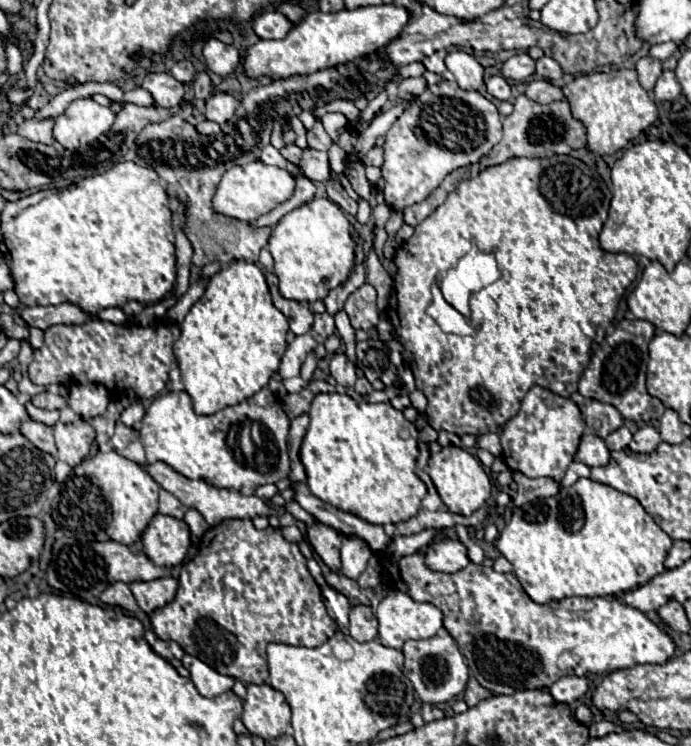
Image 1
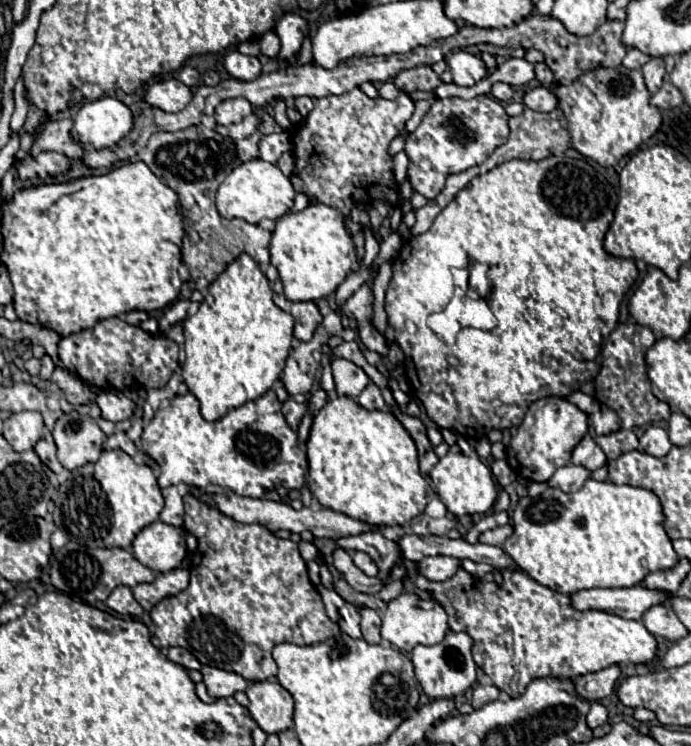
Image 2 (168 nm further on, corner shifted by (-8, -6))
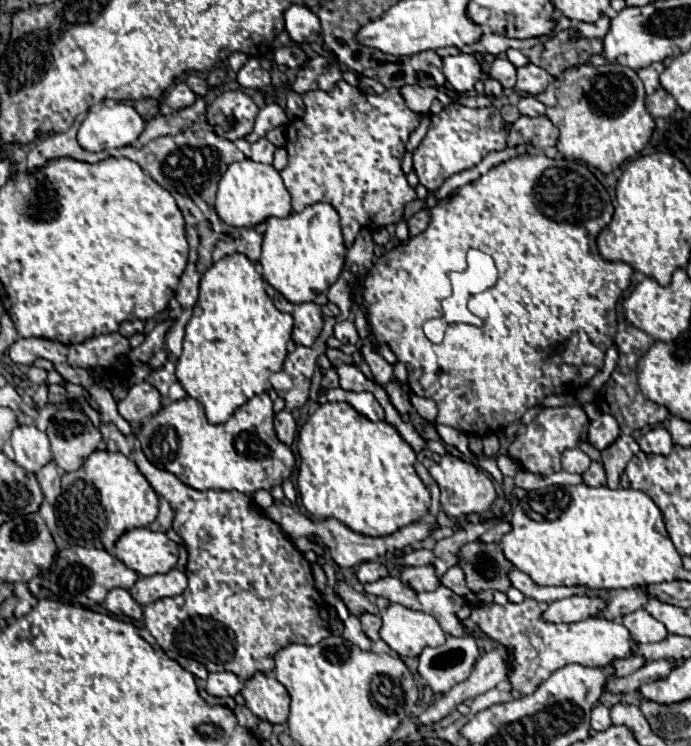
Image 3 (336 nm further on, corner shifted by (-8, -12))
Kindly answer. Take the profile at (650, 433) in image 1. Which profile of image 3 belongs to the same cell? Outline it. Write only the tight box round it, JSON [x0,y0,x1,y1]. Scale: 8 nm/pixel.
[640,426,674,454]

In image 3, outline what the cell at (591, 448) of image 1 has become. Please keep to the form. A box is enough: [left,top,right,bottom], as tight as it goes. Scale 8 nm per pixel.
[562,448,590,472]

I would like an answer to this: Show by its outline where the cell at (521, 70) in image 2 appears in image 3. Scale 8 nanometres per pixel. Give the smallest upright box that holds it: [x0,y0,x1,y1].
[490,58,516,88]

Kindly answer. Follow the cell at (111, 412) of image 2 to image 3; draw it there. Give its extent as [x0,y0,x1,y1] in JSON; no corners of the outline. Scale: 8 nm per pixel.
[118,380,162,422]

